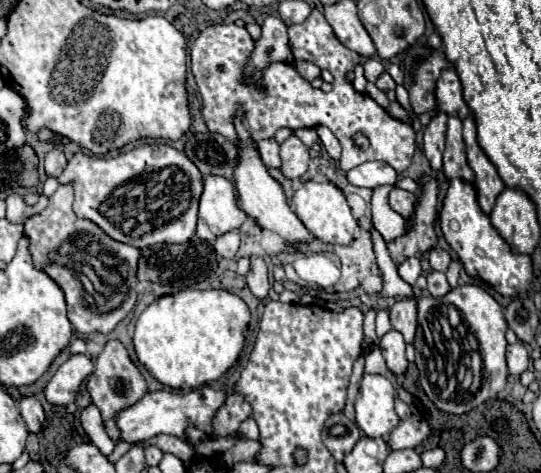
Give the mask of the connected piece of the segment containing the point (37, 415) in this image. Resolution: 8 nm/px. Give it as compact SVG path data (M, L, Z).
M22 396L18 400L18 406L20 406L20 414L22 414L28 430L38 432L44 422L44 408L42 408L40 400L36 396Z

